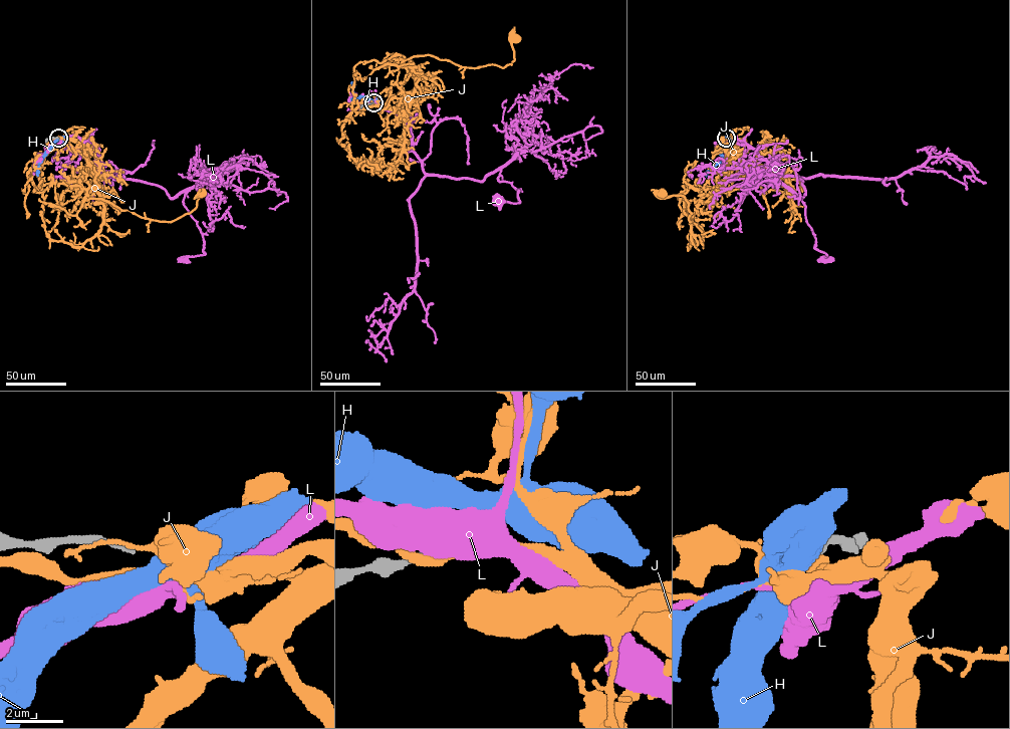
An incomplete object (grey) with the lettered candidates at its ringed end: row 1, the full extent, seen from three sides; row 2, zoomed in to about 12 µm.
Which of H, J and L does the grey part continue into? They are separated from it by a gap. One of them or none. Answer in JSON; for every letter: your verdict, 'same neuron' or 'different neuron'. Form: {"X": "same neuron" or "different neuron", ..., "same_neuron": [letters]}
{"H": "different neuron", "J": "different neuron", "L": "different neuron", "same_neuron": []}

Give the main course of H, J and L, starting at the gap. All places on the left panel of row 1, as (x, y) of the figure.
H: (59, 139), (39, 163), (37, 176)
J: (59, 139), (76, 142), (94, 173), (97, 189), (81, 206), (102, 199), (171, 221), (192, 211), (201, 193)
L: (59, 139), (92, 143), (102, 174), (156, 184), (170, 197), (188, 191), (183, 205), (205, 253), (186, 258)

